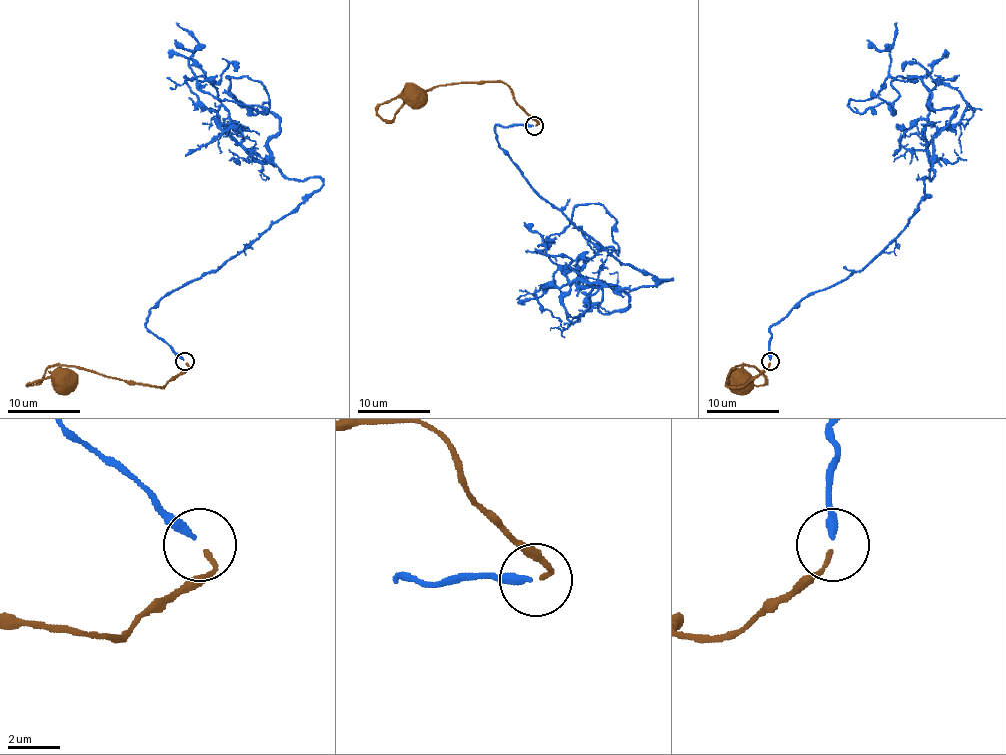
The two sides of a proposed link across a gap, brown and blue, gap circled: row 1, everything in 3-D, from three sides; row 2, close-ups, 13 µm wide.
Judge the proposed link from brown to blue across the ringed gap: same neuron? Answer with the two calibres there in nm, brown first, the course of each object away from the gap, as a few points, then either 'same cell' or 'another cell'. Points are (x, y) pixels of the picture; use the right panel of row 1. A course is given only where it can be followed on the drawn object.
calibres 160 and 320 nm; course brown (770, 363), (739, 387), (727, 385), (727, 376), (734, 367), (745, 381); course blue (770, 359), (770, 328), (907, 224), (958, 106), (935, 110), (916, 77), (847, 104), (947, 57); same cell

